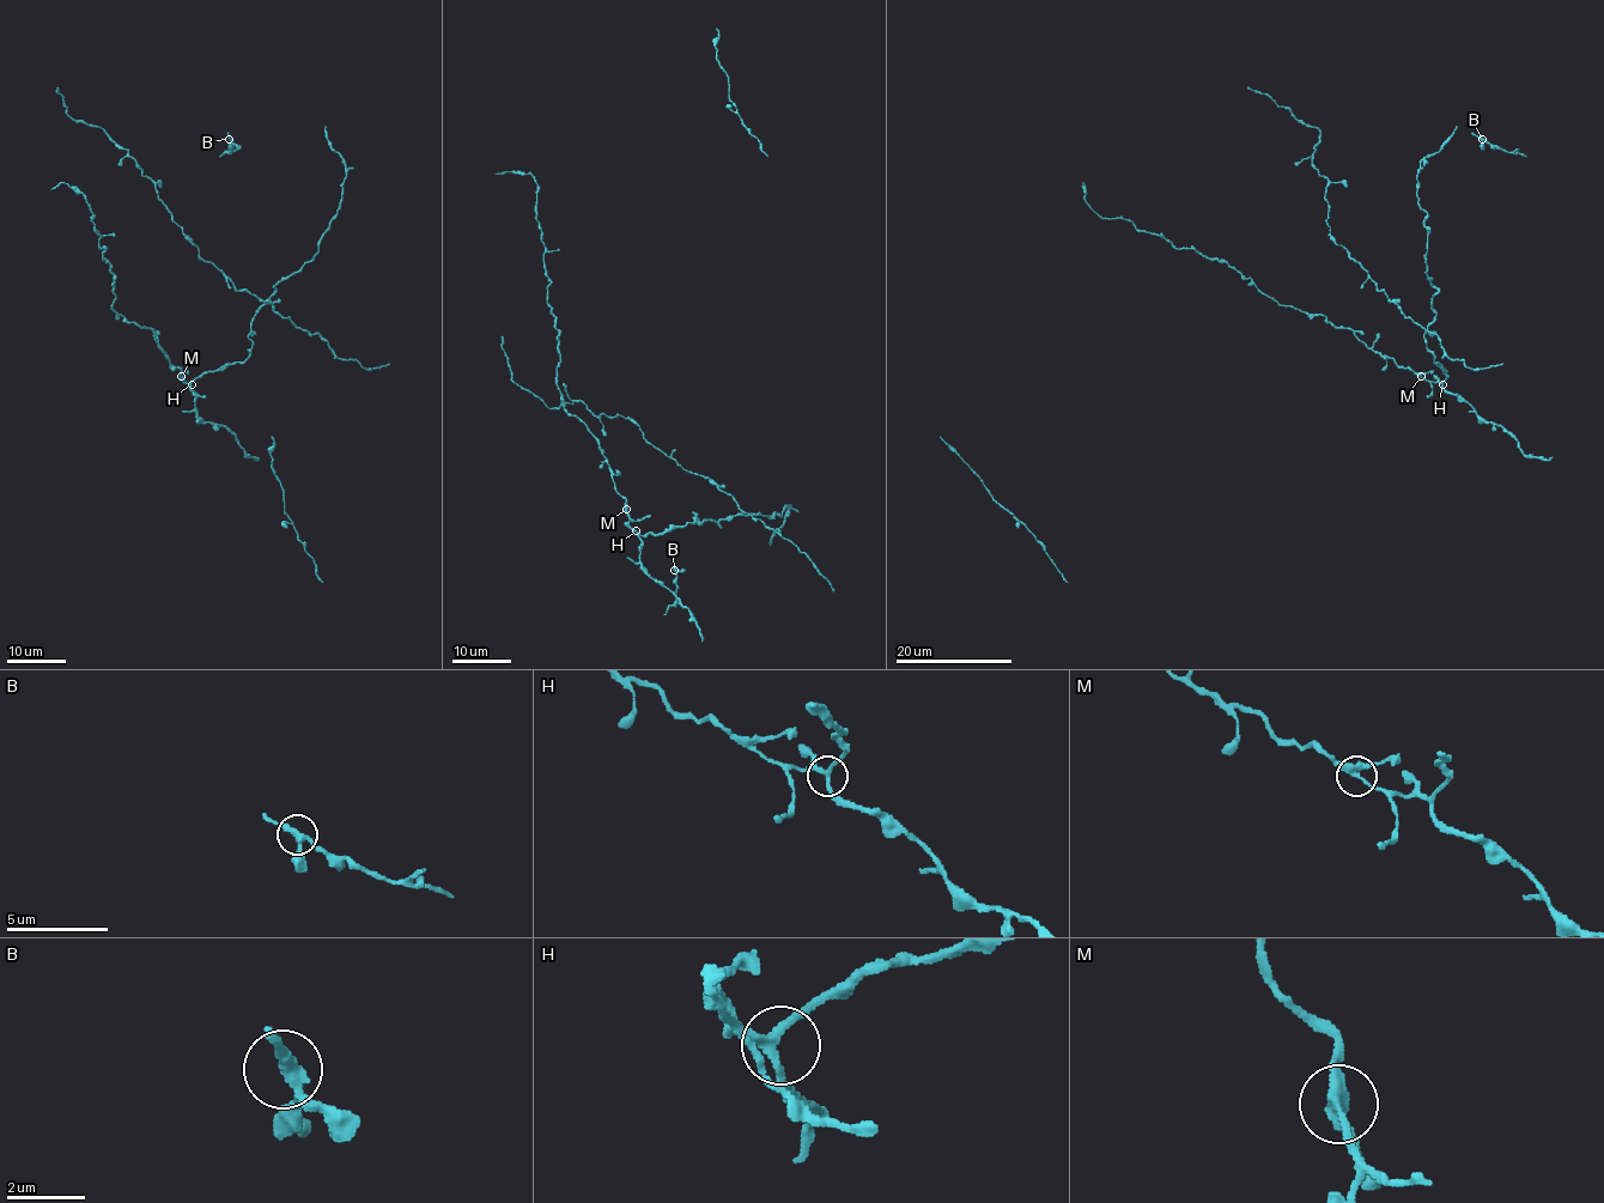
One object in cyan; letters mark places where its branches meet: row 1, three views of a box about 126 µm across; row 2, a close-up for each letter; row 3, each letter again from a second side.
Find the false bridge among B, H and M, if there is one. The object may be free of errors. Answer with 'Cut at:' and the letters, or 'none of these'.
Cut at: none of these

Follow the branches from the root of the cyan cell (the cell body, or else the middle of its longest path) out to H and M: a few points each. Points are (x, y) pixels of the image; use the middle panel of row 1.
H: (560, 390), (563, 408), (597, 442), (614, 486), (626, 499), (629, 524), (636, 530)
M: (560, 390), (563, 408), (597, 442), (614, 486), (626, 499), (626, 509)

